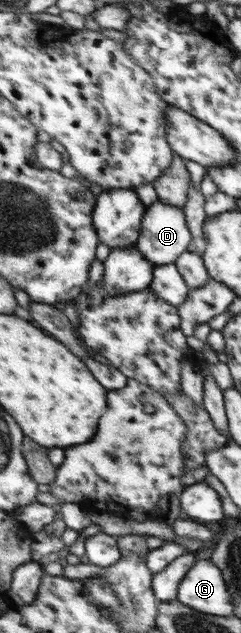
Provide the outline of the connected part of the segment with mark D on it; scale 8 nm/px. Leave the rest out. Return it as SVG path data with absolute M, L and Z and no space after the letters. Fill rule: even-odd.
M157 200L153 205L147 207L142 224L142 232L138 242L135 244L141 253L148 257L149 261L157 266L176 264L181 254L187 251L187 247L192 245L192 236L187 215L182 207L169 205L164 201Z

